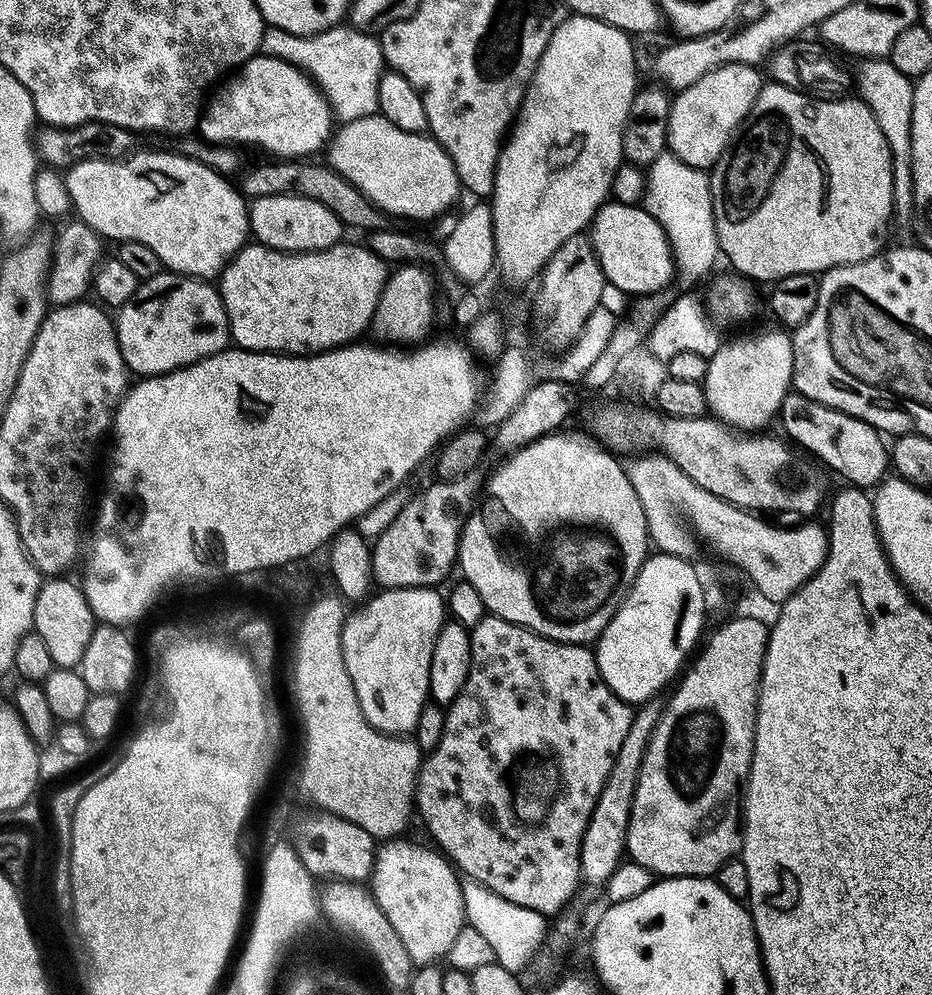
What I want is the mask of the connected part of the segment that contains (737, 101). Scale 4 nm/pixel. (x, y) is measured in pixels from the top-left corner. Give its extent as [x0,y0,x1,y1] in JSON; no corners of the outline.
[668,64,762,169]

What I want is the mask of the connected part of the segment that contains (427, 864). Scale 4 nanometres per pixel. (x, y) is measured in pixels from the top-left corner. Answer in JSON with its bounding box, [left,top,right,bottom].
[370,838,465,965]

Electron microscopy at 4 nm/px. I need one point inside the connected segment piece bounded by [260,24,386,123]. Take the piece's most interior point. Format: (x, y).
(346, 64)

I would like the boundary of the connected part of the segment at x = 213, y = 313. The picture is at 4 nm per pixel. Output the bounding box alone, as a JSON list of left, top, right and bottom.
[114,270,230,378]

